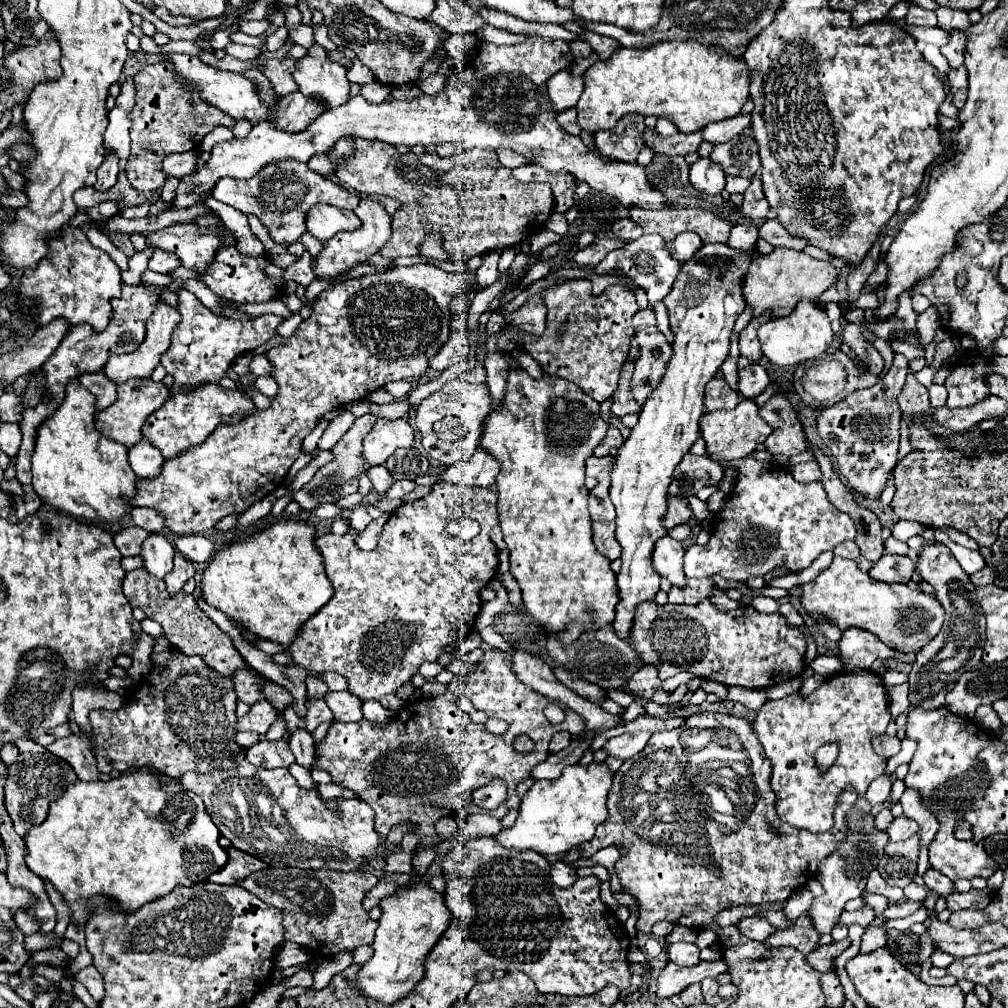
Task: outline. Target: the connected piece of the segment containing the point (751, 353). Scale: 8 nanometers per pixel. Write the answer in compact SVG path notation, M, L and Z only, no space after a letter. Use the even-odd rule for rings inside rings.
M762 313L758 317L754 317L742 331L739 337L739 349L741 356L744 356L752 361L753 364L759 364L763 354L761 351L760 341L758 341L758 327L764 321L770 321L772 313Z

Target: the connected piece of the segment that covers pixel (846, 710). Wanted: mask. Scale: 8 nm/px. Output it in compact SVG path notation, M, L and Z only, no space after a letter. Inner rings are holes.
M842 671L834 677L828 677L808 697L800 697L794 693L778 701L766 701L754 719L754 731L766 751L766 757L772 761L772 789L776 793L776 811L782 817L782 821L798 829L808 829L812 833L828 831L834 825L832 813L838 795L844 791L844 787L852 785L858 795L864 795L868 785L884 773L886 759L874 753L872 737L886 733L888 723L890 723L890 713L888 713L886 689L882 685L880 675L872 671L860 671L860 673ZM830 741L836 741L840 745L840 753L834 765L826 773L820 773L820 769L814 763L814 751Z

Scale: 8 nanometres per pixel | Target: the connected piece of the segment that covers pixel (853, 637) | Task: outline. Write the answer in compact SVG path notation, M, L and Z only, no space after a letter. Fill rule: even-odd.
M846 629L842 633L842 639L838 645L840 645L842 663L854 665L860 669L870 669L876 659L882 659L882 661L894 659L898 663L912 663L916 659L914 653L910 653L910 655L898 653L898 651L886 647L882 641L878 641L878 637L874 637L868 631L862 631L862 629Z

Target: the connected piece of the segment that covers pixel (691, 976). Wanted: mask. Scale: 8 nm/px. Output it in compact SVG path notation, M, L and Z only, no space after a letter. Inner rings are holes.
M724 959L714 961L714 963L706 963L700 961L694 967L680 967L676 963L668 963L656 981L656 995L662 999L670 999L672 995L678 995L680 991L684 991L688 985L702 981L704 977L710 975L718 975L724 973L728 969L728 963Z

